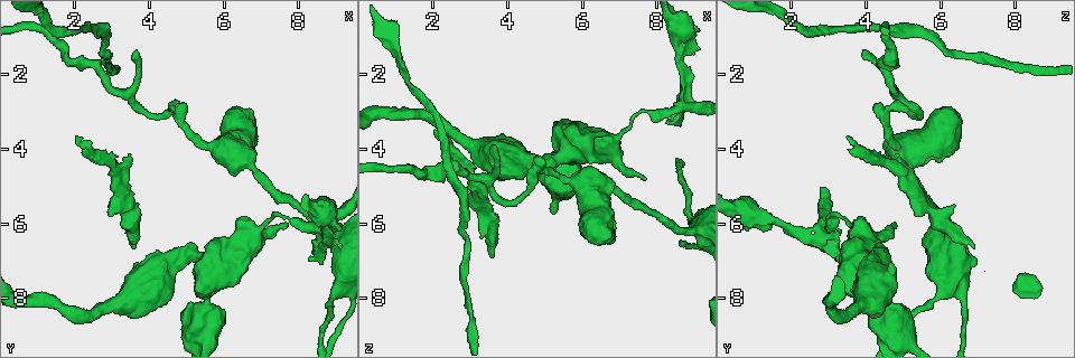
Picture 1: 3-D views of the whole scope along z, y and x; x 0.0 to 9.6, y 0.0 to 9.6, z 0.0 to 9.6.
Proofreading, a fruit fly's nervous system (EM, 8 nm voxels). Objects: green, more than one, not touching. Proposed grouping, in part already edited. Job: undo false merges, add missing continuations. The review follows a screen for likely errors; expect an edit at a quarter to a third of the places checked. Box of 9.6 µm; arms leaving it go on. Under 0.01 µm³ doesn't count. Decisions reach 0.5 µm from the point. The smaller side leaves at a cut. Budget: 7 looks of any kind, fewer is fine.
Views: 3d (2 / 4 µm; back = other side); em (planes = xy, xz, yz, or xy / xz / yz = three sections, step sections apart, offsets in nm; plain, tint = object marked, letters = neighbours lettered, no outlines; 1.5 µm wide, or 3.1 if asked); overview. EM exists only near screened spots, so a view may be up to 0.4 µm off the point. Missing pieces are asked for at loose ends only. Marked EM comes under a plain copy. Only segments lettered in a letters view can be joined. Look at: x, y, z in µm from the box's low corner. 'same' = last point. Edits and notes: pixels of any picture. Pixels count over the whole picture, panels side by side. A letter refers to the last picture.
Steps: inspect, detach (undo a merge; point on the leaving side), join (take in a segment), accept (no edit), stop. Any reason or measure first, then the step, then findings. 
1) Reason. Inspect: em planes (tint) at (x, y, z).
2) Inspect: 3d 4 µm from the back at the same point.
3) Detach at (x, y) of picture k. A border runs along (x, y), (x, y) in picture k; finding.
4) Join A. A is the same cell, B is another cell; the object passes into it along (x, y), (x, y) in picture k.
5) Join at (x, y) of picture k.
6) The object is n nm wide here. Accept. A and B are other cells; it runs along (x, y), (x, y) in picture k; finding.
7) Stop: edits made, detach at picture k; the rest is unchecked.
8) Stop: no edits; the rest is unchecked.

An open end. Inspect: em xz step 4 (tint) at (3.60, 6.65, 6.90).

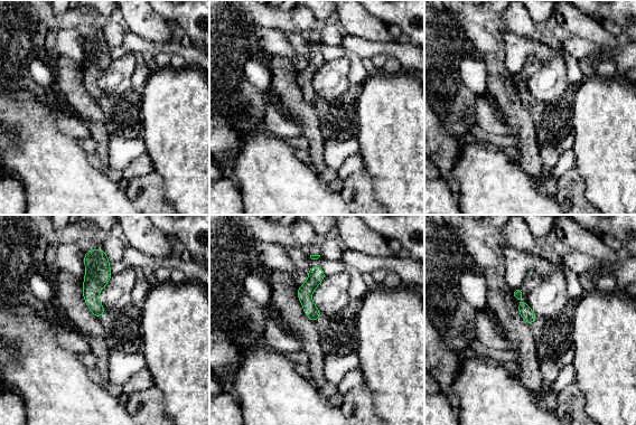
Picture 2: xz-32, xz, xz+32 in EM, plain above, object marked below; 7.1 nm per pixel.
Inspect: em yz step 8 (letters) at the same point.

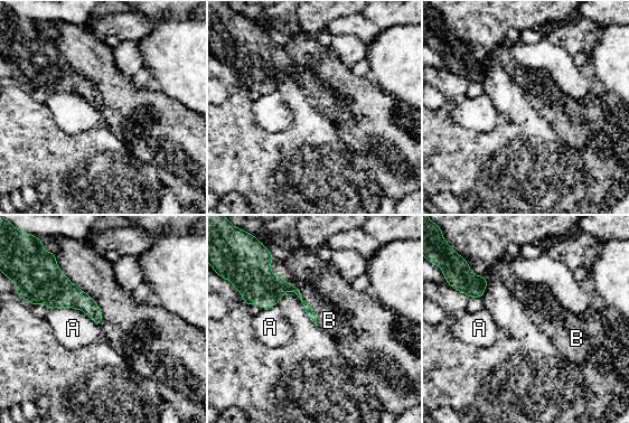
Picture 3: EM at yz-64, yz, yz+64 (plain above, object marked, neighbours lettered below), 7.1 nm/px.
Join B. B is the same cell, A is another cell; the neuron continues.

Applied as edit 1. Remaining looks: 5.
Inspect: overview.

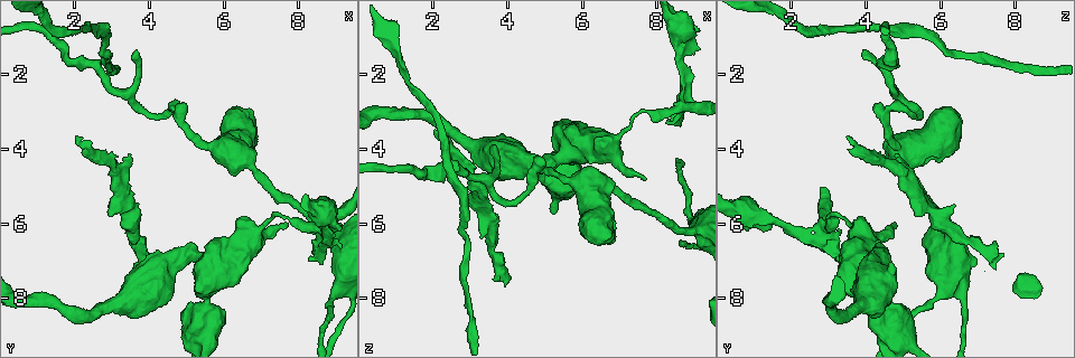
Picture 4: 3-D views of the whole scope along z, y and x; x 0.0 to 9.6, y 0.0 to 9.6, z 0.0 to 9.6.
Branch stops here. Inspect: em xy step 8 (tint) at (2.10, 3.65, 3.45).

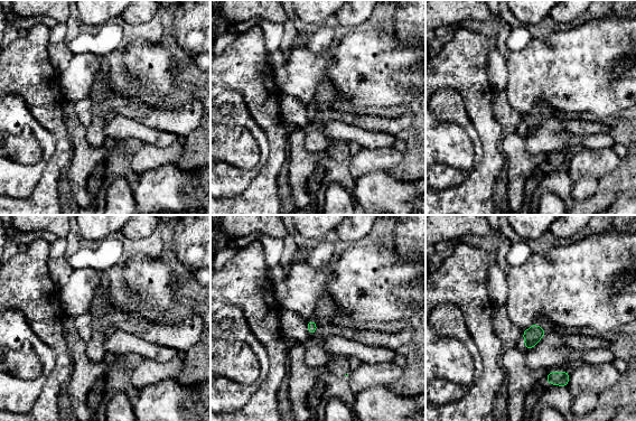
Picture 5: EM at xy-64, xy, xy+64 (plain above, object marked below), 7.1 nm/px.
Cut it another way. Inspect: em planes (letters) at the same point.

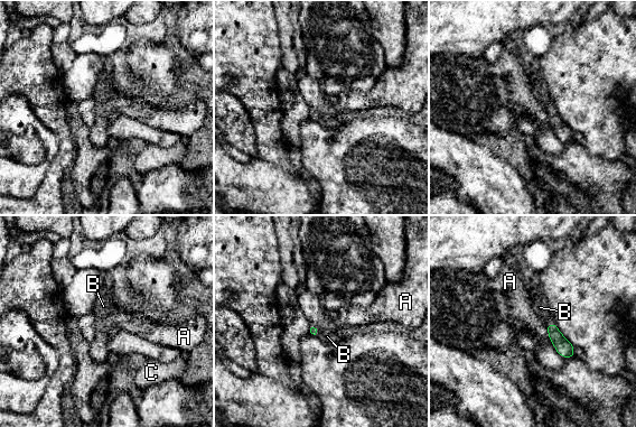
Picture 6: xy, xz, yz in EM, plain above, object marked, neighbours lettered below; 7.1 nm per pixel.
The longest contact is with A, 280 nm. Join B. B is the same cell, A and C are other cells; the object passes into it along (562, 345), (550, 324), (540, 307) in picture 6; it goes on there.

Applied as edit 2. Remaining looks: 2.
Four or more arms meet. Inspect: em planes (letters) at (8.55, 6.05, 2.85).

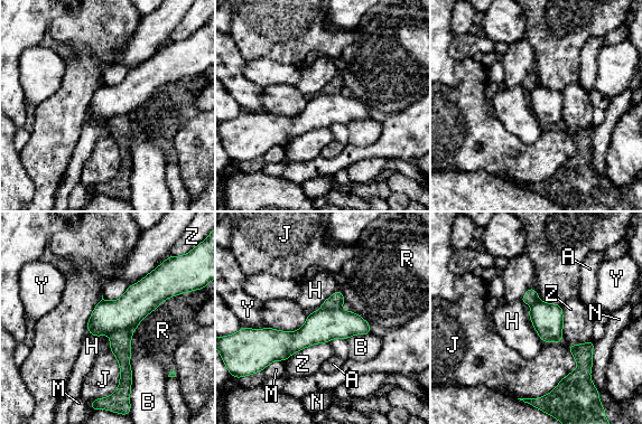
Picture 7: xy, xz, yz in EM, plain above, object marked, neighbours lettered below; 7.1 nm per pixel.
Detach at (120, 340) of picture 7. A, B, H, J, M, N, R, Y and Z are other cells; a border runs along (133, 329), (114, 329), (109, 335) in picture 7; a second neuron is stuck on.

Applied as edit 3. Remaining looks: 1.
Stop: edits made, join at picture 3, join at picture 6, detach at picture 7; the rest is unchecked.

